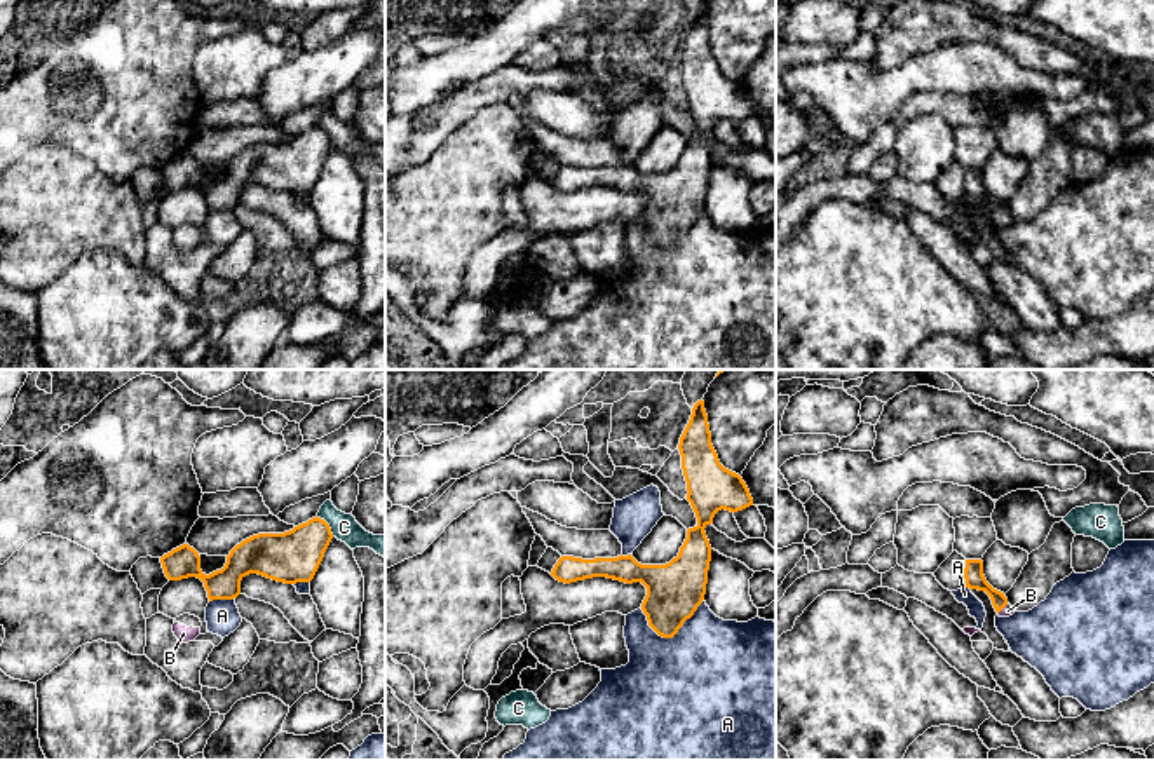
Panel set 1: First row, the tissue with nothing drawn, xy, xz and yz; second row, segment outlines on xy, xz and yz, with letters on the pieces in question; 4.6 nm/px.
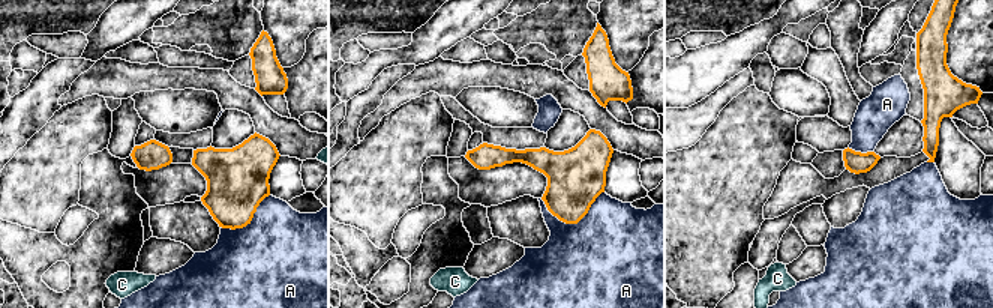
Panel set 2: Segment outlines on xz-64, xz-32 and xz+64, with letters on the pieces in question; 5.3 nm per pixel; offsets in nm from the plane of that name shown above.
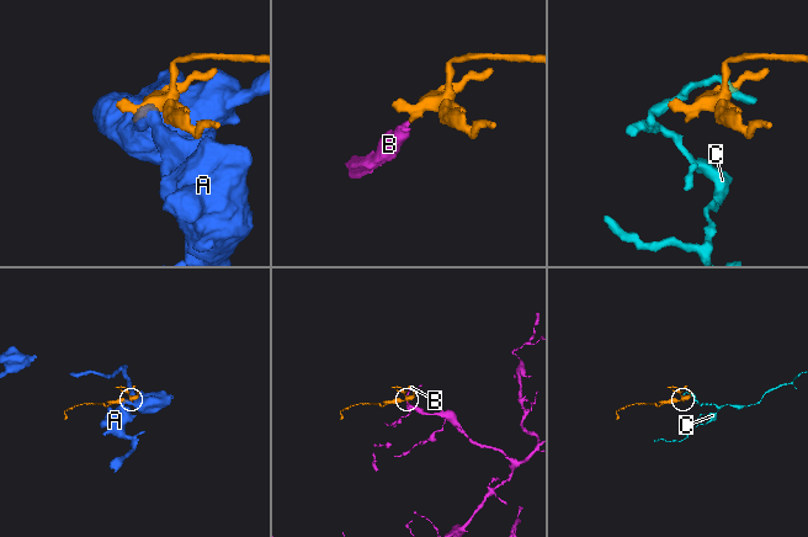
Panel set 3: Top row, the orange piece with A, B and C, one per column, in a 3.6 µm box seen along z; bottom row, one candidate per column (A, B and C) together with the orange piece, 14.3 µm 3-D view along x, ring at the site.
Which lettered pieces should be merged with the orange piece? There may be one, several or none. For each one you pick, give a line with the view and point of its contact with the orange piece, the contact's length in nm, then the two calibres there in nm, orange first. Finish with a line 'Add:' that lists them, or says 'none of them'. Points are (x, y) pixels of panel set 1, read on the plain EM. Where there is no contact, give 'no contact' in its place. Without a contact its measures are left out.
B: meets orange in yz at (1003, 217); contact 70 nm long; 90 nm thick on the orange side, 50 nm on the other
Add: B

